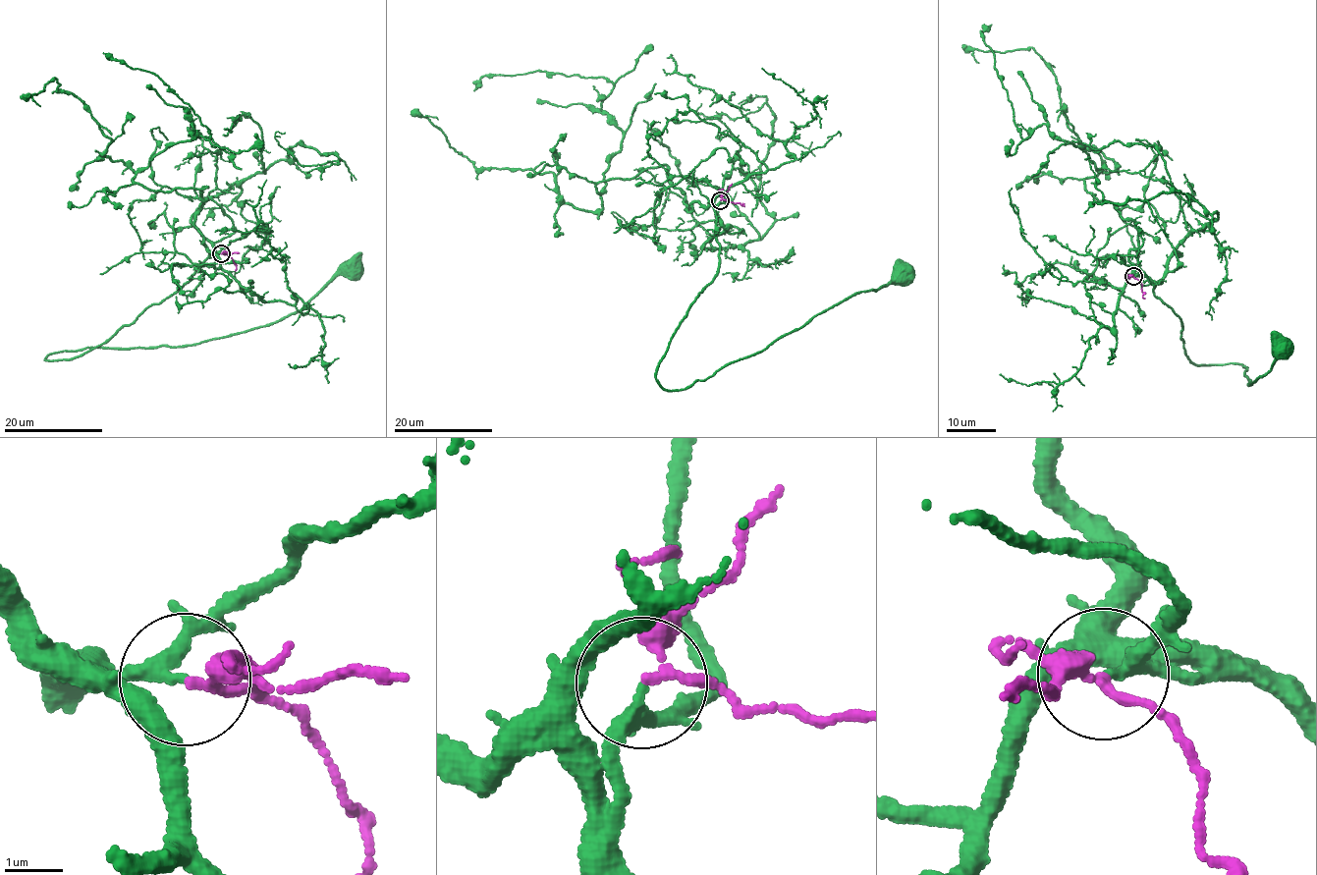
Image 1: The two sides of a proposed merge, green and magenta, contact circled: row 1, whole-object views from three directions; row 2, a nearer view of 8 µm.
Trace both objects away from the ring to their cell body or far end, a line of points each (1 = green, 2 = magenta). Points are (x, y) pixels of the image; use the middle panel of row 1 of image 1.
1: (720, 200), (719, 266), (657, 369), (656, 380), (667, 390), (709, 378), (854, 295), (907, 281), (905, 273)
2: (720, 200), (742, 202), (743, 206)

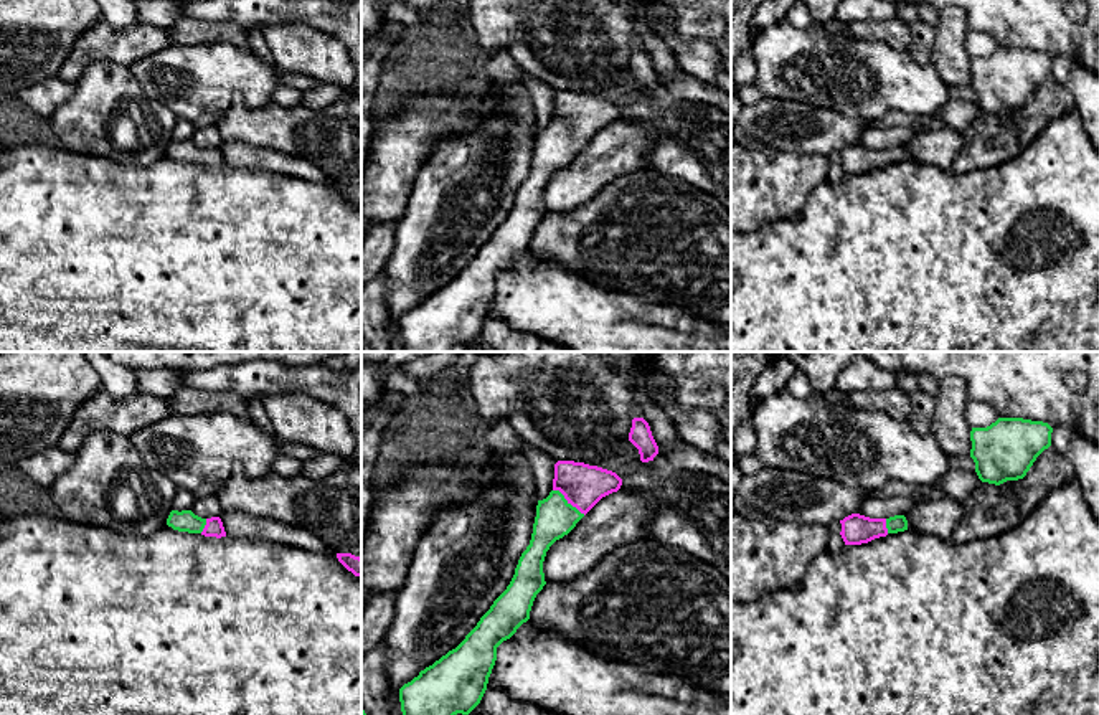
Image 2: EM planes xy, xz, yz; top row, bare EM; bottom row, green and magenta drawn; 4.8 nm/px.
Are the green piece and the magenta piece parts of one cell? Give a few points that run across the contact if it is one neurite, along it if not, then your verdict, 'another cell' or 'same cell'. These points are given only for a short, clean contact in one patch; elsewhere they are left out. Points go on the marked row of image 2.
line xz (555, 517), (570, 504), (583, 486); same cell

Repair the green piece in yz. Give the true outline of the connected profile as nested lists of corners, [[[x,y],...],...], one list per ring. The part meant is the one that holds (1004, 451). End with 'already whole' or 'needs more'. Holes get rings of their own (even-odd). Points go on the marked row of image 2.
[[[998,418],[987,428],[972,428],[970,457],[979,479],[995,485],[1023,479],[1036,457],[1051,446],[1051,433],[1053,428],[1048,423],[1023,418]]] | already whole

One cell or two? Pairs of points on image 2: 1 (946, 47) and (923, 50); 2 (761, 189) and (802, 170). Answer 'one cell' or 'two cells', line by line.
1: two cells
2: one cell

